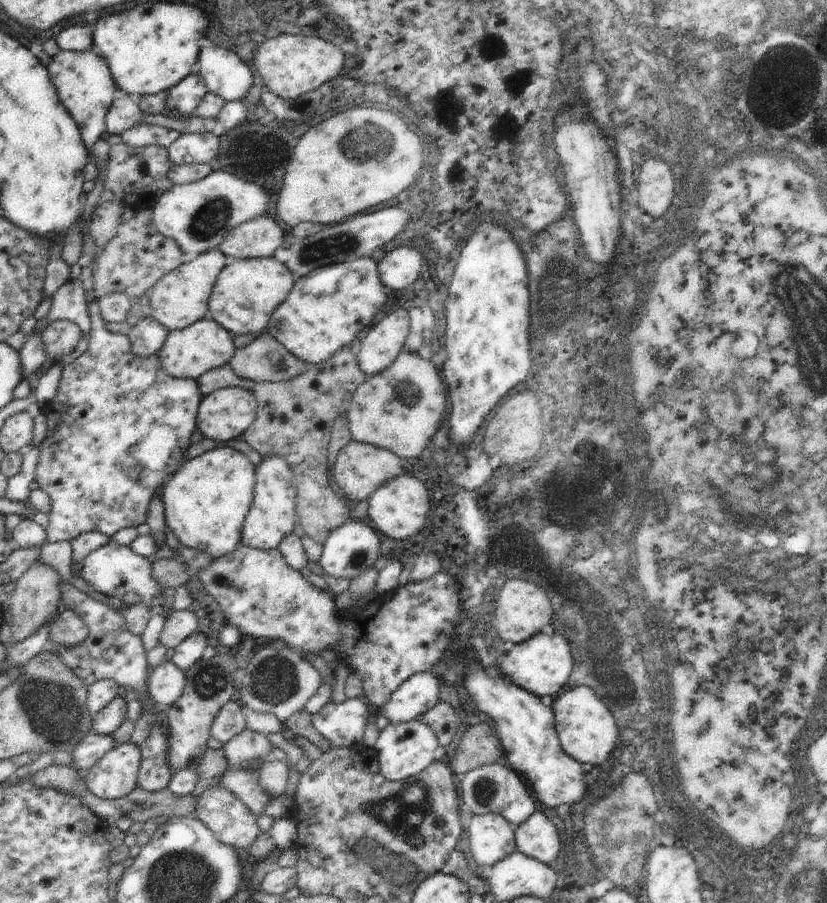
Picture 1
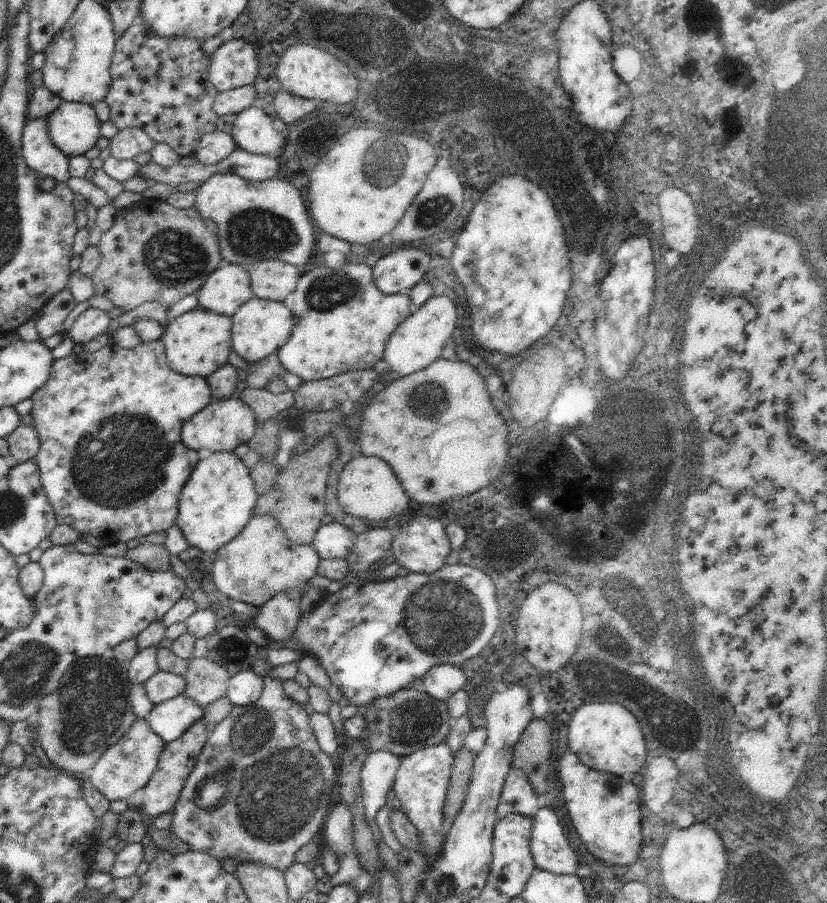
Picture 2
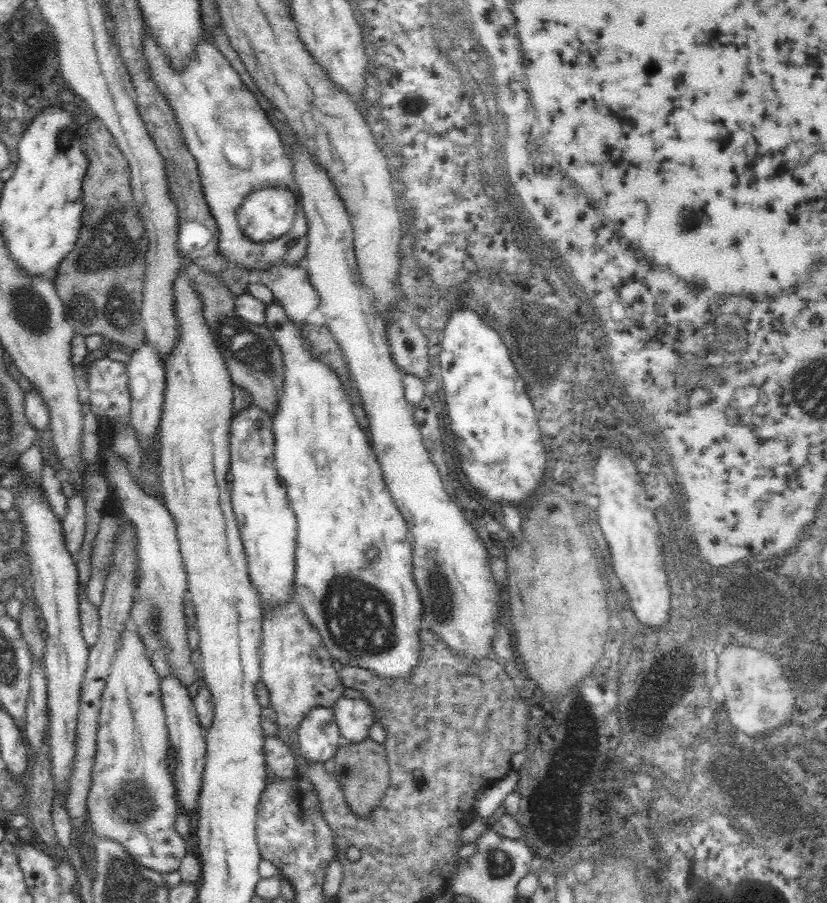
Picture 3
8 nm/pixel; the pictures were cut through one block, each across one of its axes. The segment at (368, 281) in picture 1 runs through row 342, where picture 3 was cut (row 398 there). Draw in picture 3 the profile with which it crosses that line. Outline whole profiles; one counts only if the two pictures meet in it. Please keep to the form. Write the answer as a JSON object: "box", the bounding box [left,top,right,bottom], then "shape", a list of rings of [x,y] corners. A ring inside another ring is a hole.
{"box":[265,299,422,678],"shape":[[[274,299],[271,305],[266,305],[266,322],[265,326],[270,329],[272,338],[274,338],[277,347],[282,354],[284,360],[284,387],[282,396],[278,398],[278,411],[272,415],[273,420],[273,435],[275,440],[274,464],[278,470],[278,477],[282,480],[286,487],[286,494],[289,500],[290,508],[294,511],[297,520],[297,535],[296,535],[296,550],[295,550],[295,594],[294,596],[299,601],[299,605],[306,613],[308,621],[318,629],[323,645],[329,650],[339,666],[351,664],[352,666],[360,666],[375,672],[380,678],[405,678],[411,676],[413,668],[419,664],[421,640],[419,632],[421,631],[422,622],[422,601],[420,593],[413,575],[413,562],[410,543],[406,541],[407,527],[406,519],[398,510],[397,504],[386,489],[387,484],[384,483],[384,476],[380,463],[378,462],[375,450],[368,439],[367,431],[360,427],[356,416],[353,412],[349,387],[345,386],[345,382],[334,373],[334,369],[324,361],[314,357],[314,353],[310,353],[310,345],[306,345],[306,339],[302,337],[301,324],[293,322],[286,316],[284,308]],[[368,548],[376,548],[378,555],[370,559],[366,552]]]}

